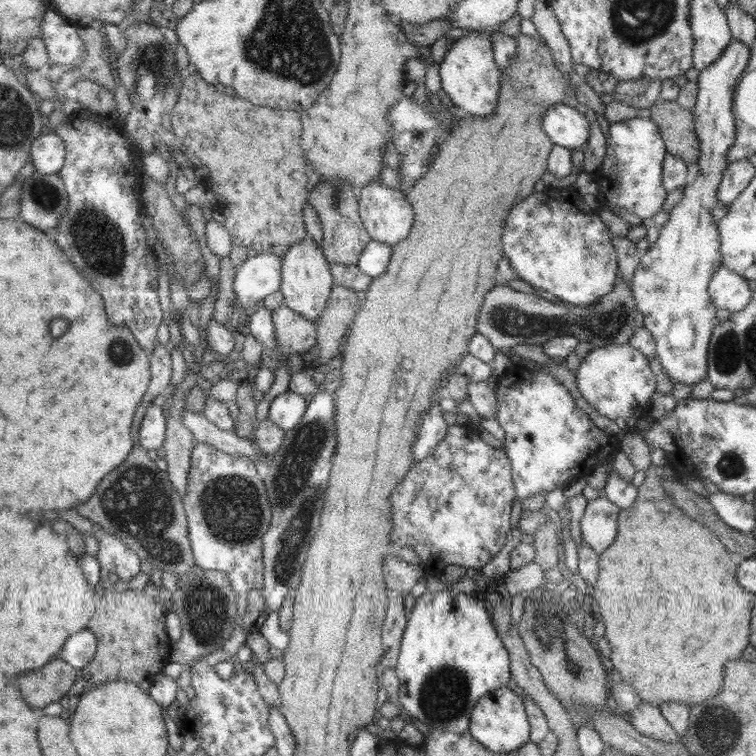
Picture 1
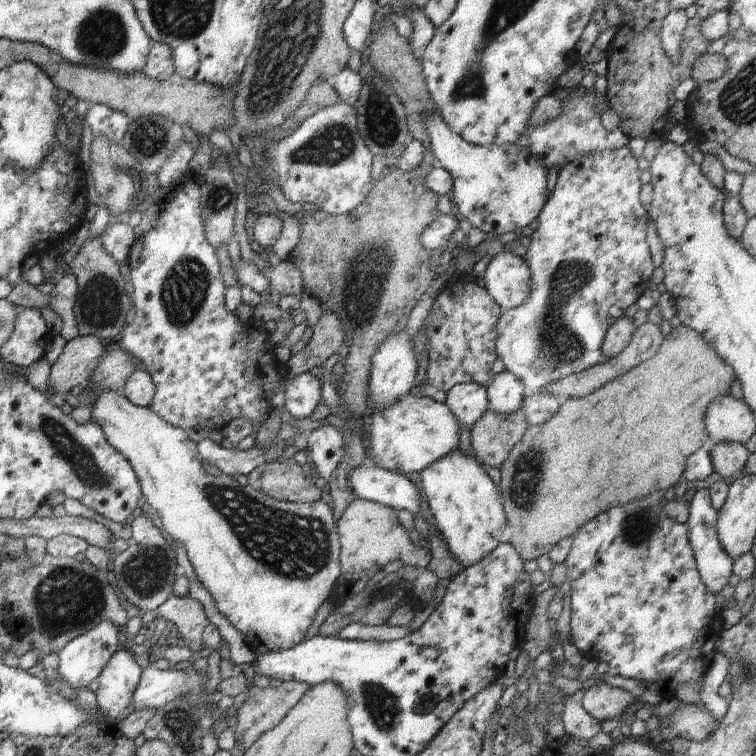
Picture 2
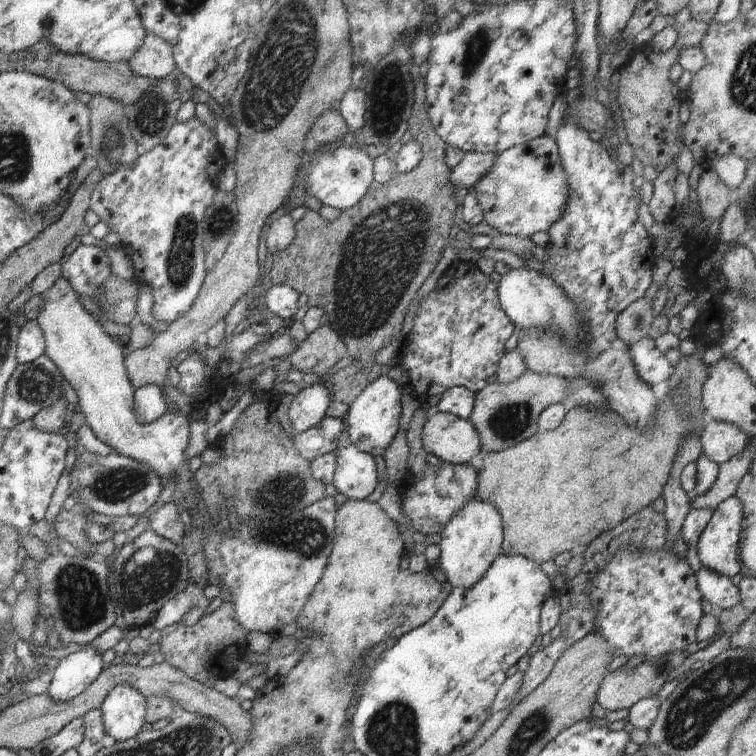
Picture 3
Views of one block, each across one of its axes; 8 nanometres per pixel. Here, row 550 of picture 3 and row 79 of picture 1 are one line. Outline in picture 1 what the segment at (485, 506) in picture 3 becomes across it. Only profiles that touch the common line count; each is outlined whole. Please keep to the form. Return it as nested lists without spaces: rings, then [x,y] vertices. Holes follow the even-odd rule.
[[[489,32],[472,33],[453,42],[452,47],[439,63],[441,88],[452,104],[464,114],[490,117],[496,111],[500,94],[502,71],[494,61],[494,49]]]

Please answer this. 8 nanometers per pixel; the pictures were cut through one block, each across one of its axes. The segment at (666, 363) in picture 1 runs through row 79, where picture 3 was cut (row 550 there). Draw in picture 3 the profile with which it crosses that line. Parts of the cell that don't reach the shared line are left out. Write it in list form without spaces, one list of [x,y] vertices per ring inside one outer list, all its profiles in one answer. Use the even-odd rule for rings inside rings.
[[[736,496],[727,498],[713,510],[712,518],[704,528],[704,532],[698,539],[697,544],[702,567],[714,570],[714,572],[718,572],[718,574],[722,574],[726,578],[732,578],[738,572],[744,571],[739,557],[742,518],[744,518],[744,506]]]

